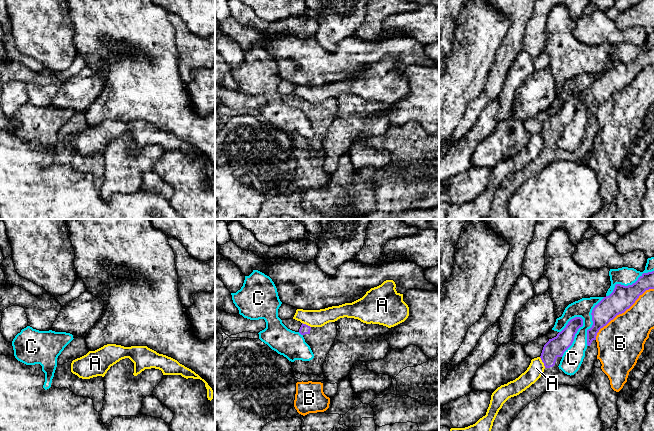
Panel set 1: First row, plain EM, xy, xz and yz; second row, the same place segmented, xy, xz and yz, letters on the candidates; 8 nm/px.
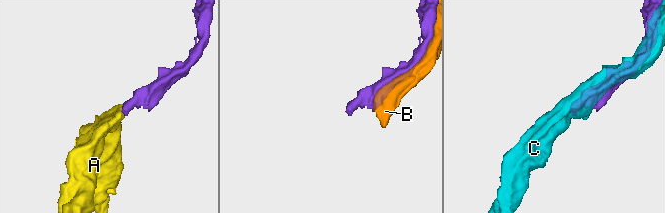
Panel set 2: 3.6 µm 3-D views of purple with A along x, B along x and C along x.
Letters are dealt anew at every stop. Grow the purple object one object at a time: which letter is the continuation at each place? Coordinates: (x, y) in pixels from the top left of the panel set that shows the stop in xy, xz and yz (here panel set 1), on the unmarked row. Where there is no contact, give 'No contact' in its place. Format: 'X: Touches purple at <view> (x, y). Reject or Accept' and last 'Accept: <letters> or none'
A: Touches purple at yz (542, 137). Reject
B: Touches purple at yz (622, 88). Reject
C: Touches purple at yz (574, 112). Reject
Accept: none

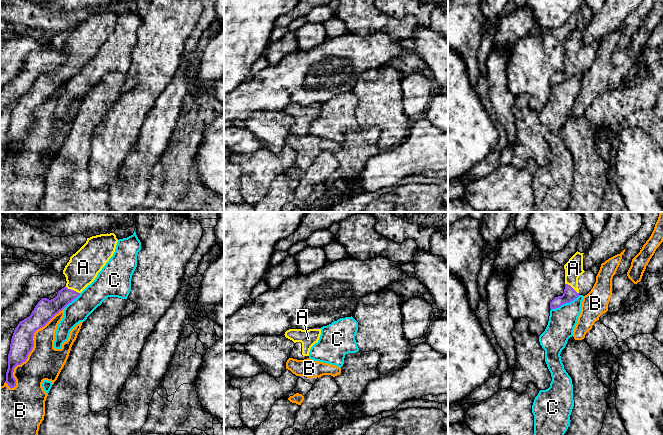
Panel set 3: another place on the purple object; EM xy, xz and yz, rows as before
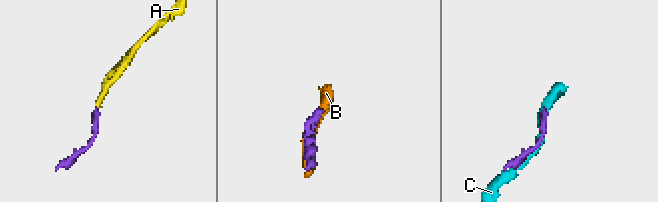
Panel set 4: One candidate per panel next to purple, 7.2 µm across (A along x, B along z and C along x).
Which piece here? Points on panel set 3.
A: Touches purple at xy (72, 66). Accept
B: Touches purple at xy (32, 124). Reject
C: Touches purple at yz (565, 79). Reject
Accept: A

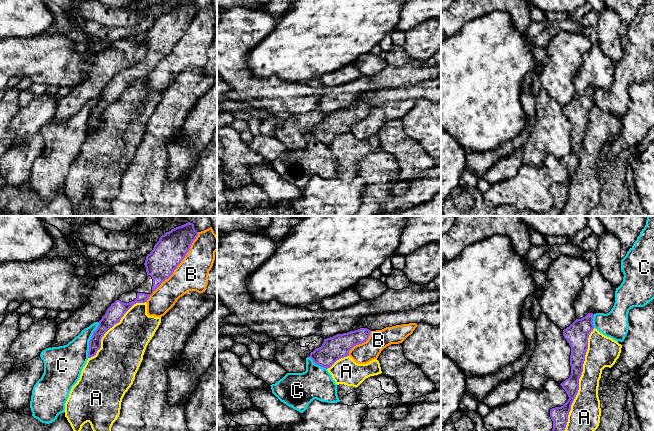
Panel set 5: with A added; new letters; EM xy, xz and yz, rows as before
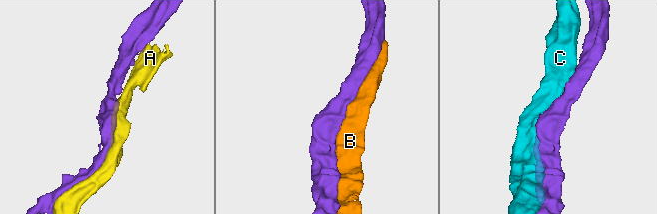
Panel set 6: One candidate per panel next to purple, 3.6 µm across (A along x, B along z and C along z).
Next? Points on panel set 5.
A: Touches purple at yz (578, 160). Reject
B: Touches purple at xy (180, 38). Reject
C: Touches purple at xy (90, 116). Reject
Accept: none

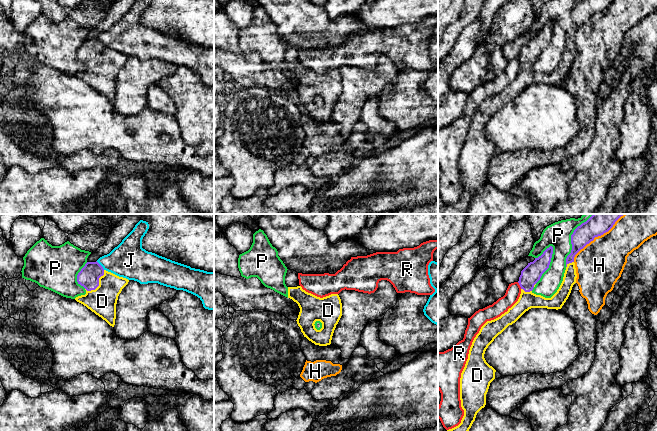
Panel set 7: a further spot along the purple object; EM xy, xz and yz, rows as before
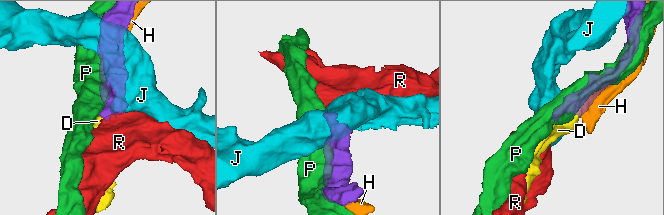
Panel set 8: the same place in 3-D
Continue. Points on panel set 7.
D: Touches purple at xy (98, 59). Accept
H: Touches purple at yz (591, 16). Reject
J: Touches purple at xy (100, 41). Reject
P: Touches purple at yz (549, 40). Reject
R: Touches purple at yz (519, 60). Reject
Accept: D

